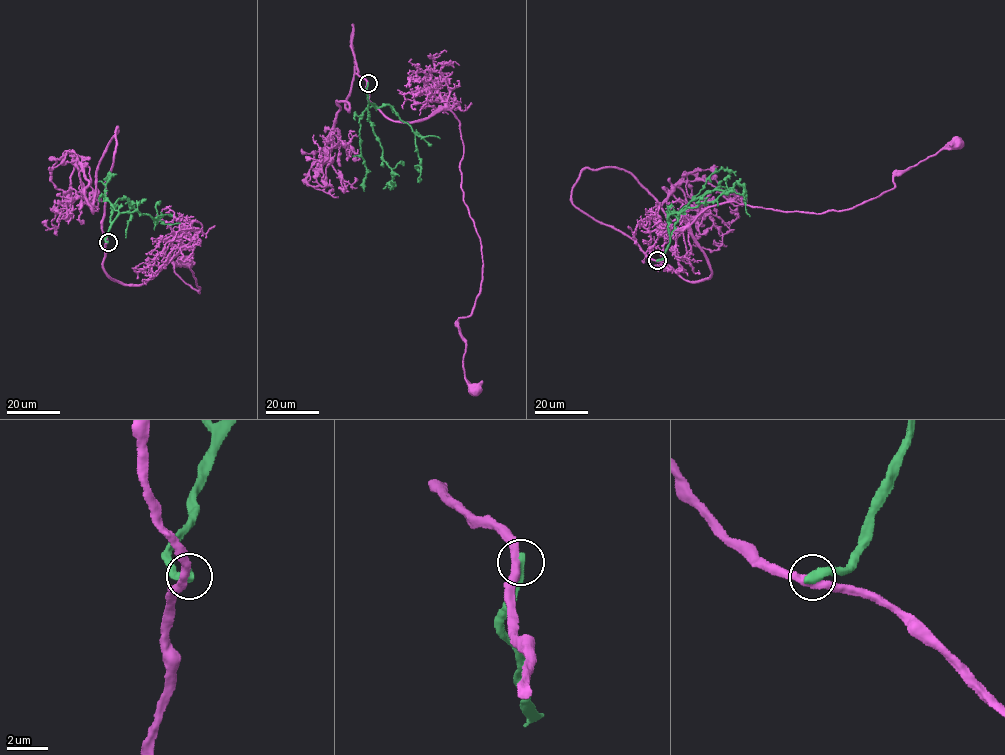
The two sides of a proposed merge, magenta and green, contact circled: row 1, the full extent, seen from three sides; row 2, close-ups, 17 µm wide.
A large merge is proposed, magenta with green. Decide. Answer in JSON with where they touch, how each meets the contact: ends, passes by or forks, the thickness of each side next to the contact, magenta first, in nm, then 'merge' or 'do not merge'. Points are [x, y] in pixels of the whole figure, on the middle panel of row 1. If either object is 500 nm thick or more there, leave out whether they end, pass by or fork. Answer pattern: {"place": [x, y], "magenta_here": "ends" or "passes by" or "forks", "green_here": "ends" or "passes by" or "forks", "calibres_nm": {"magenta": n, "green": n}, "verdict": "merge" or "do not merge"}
{"place": [368, 83], "magenta_here": "passes by", "green_here": "ends", "calibres_nm": {"magenta": 380, "green": 440}, "verdict": "do not merge"}

